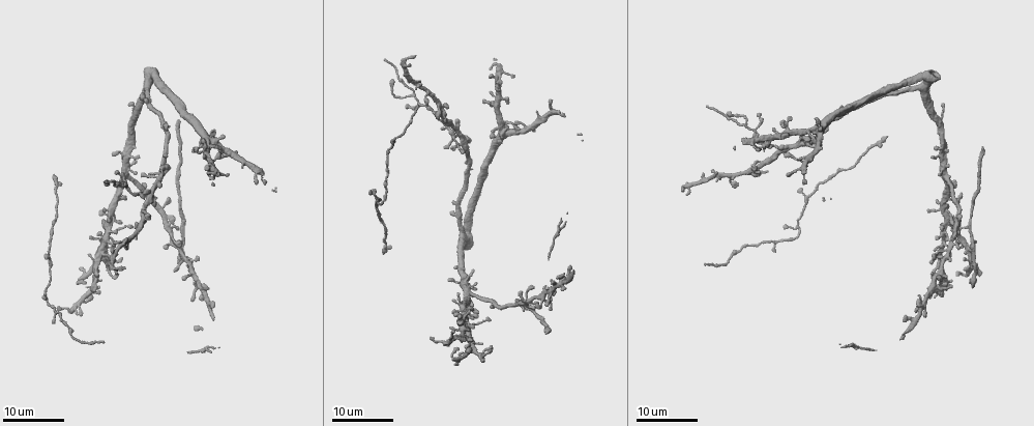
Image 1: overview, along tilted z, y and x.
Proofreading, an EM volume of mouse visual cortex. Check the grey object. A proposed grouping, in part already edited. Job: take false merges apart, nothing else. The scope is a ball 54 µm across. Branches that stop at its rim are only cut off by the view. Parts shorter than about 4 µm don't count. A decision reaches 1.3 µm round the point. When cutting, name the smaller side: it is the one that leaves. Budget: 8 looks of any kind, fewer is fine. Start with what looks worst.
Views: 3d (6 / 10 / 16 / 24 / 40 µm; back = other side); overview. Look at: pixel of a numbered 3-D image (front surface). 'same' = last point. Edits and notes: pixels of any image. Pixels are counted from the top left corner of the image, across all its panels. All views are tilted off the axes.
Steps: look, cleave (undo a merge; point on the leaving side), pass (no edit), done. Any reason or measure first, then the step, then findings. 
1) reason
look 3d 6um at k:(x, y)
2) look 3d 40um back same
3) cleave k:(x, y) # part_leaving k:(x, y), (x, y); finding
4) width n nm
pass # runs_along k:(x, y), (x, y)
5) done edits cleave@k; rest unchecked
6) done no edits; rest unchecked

looks like a crossing
look 3d 24um at 1:(776, 150)

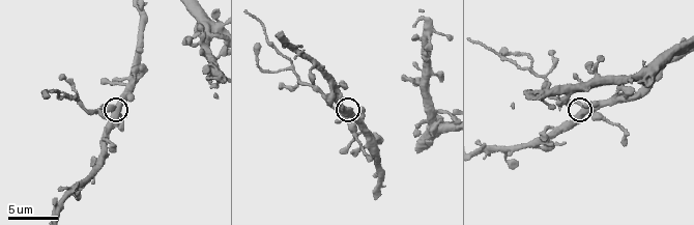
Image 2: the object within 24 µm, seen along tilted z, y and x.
closer look
look 3d 6um at 2:(582, 113)

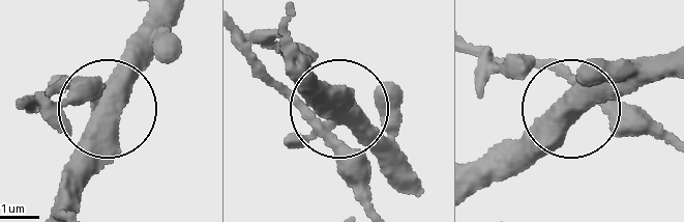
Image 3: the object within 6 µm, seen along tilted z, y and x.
width 470 nm
cleave 3:(367, 161) # two neurons meet here

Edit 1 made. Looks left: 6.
look overview

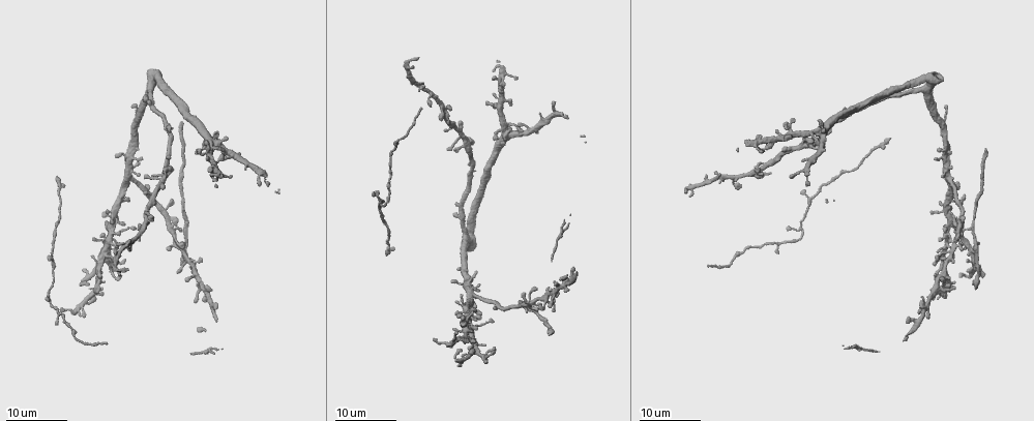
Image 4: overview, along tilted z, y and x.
look 3d 24um at 4:(461, 284)

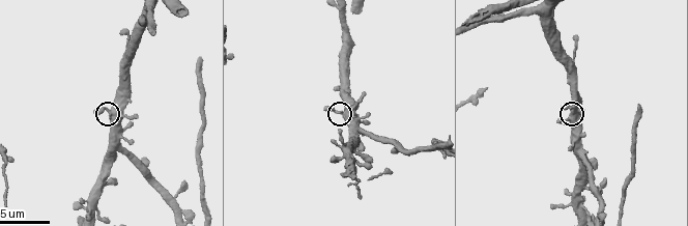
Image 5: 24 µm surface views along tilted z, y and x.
look 3d 6um at 5:(108, 111)

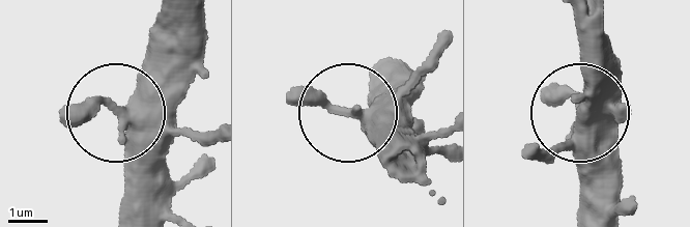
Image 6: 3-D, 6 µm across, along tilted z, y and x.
pass # runs_along 6:(148, 37), (145, 81), (118, 117), (167, 183); all the same neuron

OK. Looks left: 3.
look 3d 10um at 5:(176, 193)

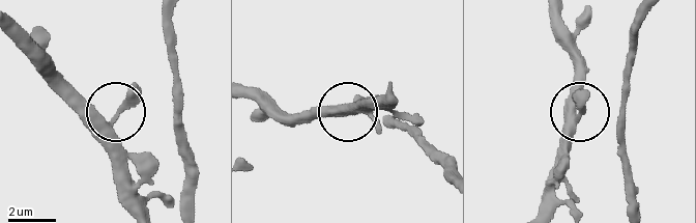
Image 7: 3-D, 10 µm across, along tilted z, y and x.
width 330 nm
pass # one neuron here

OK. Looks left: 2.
look 3d 10um at 2:(213, 34)

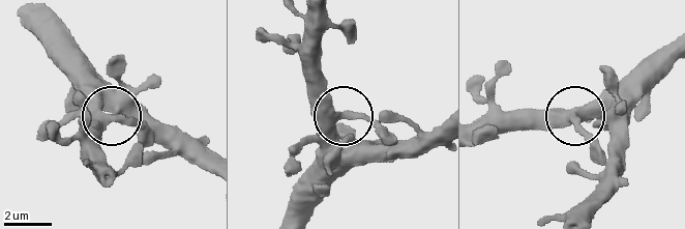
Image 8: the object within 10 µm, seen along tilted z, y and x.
pass # runs_along 8:(669, 44), (572, 115), (527, 112); all the same neuron

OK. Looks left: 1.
done edits cleave@3; rest unchecked

